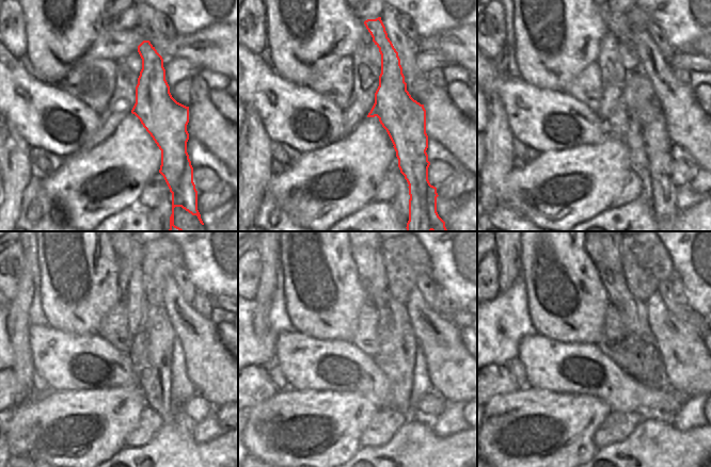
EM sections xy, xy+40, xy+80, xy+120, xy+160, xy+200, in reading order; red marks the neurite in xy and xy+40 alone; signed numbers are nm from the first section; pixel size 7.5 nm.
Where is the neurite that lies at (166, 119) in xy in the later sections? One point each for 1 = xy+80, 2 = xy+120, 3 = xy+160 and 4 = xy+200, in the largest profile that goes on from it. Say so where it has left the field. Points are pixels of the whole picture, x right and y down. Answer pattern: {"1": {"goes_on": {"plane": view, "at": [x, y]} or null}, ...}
{"1": {"goes_on": {"plane": "xy+80", "at": [650, 119]}}, "2": {"goes_on": {"plane": "xy+120", "at": [160, 258]}}, "3": {"goes_on": {"plane": "xy+160", "at": [405, 258]}}, "4": {"goes_on": {"plane": "xy+200", "at": [646, 262]}}}

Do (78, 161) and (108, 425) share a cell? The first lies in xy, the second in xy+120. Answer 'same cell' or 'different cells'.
same cell

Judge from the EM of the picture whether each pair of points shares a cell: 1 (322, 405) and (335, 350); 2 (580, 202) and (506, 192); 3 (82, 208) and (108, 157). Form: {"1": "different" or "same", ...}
{"1": "different", "2": "same", "3": "same"}

